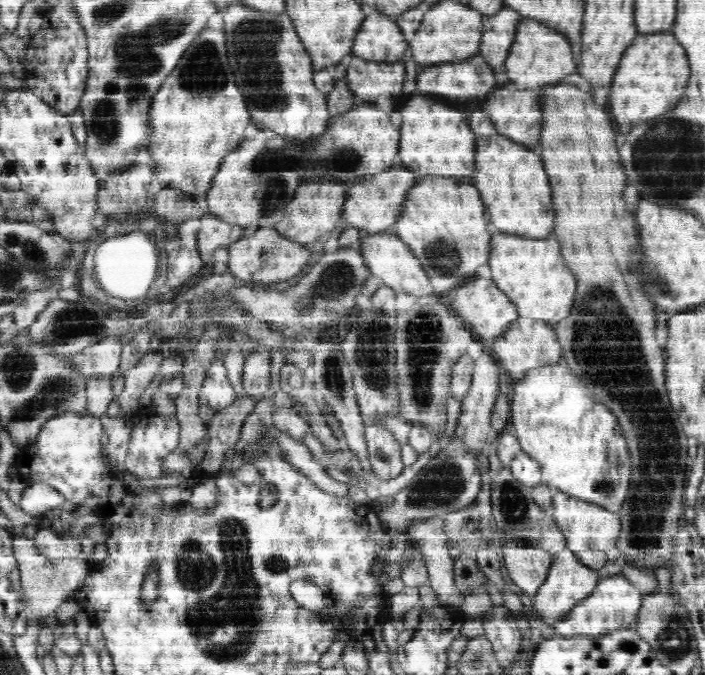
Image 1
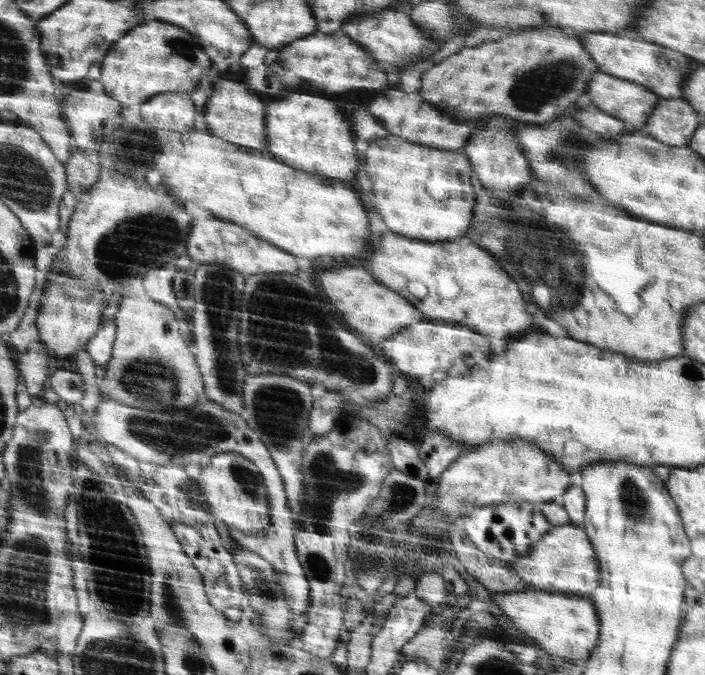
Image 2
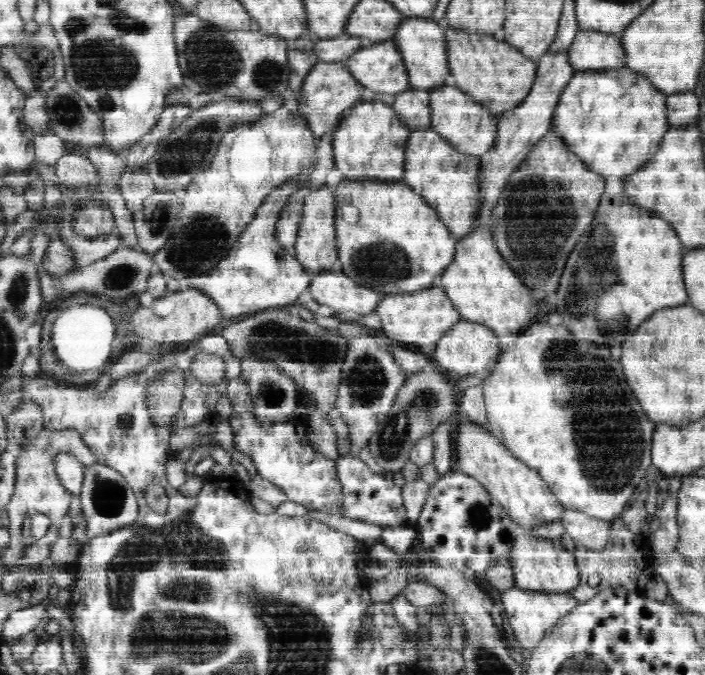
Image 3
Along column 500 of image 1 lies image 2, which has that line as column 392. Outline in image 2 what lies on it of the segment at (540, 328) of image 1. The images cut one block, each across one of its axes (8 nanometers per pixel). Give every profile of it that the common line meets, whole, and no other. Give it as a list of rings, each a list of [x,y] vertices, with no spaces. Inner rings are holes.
[[[420,321],[417,324],[404,328],[393,337],[387,338],[380,346],[380,354],[384,354],[401,374],[411,380],[431,380],[434,376],[446,375],[452,366],[454,358],[468,356],[472,352],[492,354],[490,343],[485,335],[472,327],[462,326],[458,323]]]

